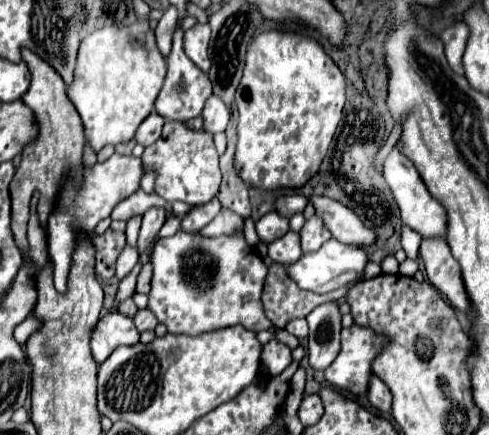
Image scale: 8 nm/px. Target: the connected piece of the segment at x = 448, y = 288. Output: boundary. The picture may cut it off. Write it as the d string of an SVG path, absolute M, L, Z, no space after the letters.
M425 237L419 249L425 273L431 285L435 285L451 305L459 307L461 311L469 309L469 299L463 289L463 279L459 271L459 263L453 259L449 245L443 237Z

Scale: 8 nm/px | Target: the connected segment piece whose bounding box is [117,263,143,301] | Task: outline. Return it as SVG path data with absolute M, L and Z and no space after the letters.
M137 263L135 267L133 267L133 271L119 283L119 291L117 291L117 301L121 301L121 299L127 299L129 295L133 295L133 291L135 291L135 283L137 283L137 275L141 273L141 263Z

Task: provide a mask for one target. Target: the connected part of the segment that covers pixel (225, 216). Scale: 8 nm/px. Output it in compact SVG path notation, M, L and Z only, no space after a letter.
M221 211L217 215L217 219L213 219L213 223L209 223L201 233L205 237L217 237L217 235L223 235L223 233L235 233L235 231L243 231L243 217L239 217L237 213L231 213L231 211Z

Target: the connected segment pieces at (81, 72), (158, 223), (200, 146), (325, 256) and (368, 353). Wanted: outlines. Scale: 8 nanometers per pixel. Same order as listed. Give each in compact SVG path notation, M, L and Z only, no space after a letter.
M147 23L147 29L139 29L141 25L133 27L103 27L91 35L87 35L81 41L79 55L77 55L77 65L75 65L75 77L73 83L67 85L67 97L75 105L77 113L81 115L83 127L85 127L85 139L91 145L95 153L99 153L105 145L117 145L117 143L127 143L135 137L137 127L141 121L153 111L153 103L161 91L161 83L165 79L165 59L161 57L157 45L155 45L155 35L153 29Z
M151 207L149 211L145 211L143 215L143 223L141 223L141 231L139 231L139 239L137 239L137 251L139 255L145 253L145 249L151 245L151 241L157 237L159 229L165 223L165 211Z
M167 121L163 127L163 135L157 143L149 145L143 153L145 171L155 169L155 193L169 203L183 201L189 205L203 205L217 197L221 185L221 171L219 171L219 155L213 145L213 137L205 131L191 131L183 123Z
M329 239L327 243L321 245L319 251L313 251L309 255L301 255L301 259L297 263L289 265L289 275L293 275L293 279L297 279L299 287L305 287L307 291L325 295L335 289L341 289L347 285L357 285L359 281L363 281L367 261L369 261L369 255L363 247L345 245L335 239Z
M355 327L341 331L341 351L325 371L329 385L335 389L347 389L351 393L365 393L365 385L371 379L371 361L381 349L383 339L367 327Z

